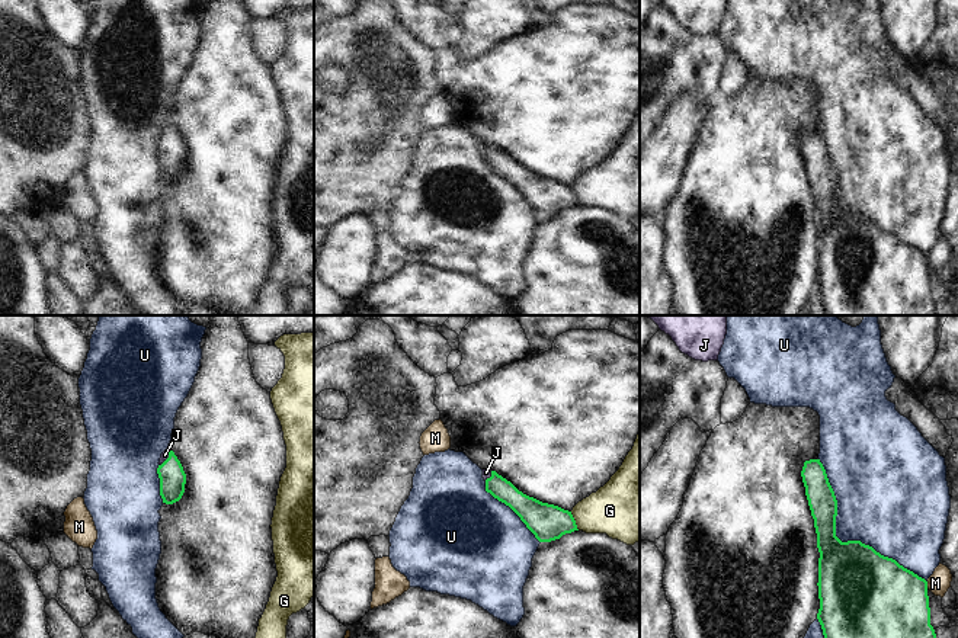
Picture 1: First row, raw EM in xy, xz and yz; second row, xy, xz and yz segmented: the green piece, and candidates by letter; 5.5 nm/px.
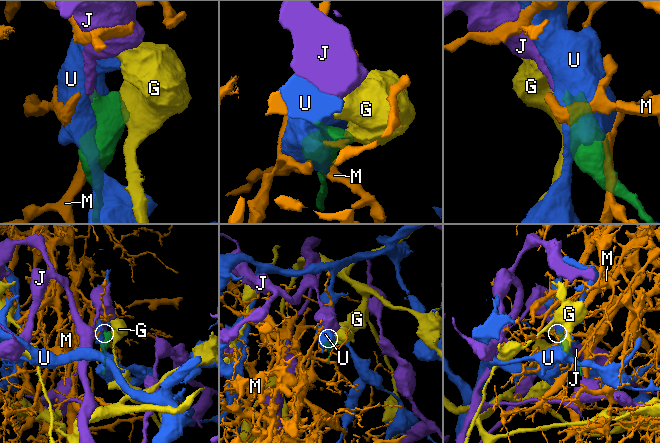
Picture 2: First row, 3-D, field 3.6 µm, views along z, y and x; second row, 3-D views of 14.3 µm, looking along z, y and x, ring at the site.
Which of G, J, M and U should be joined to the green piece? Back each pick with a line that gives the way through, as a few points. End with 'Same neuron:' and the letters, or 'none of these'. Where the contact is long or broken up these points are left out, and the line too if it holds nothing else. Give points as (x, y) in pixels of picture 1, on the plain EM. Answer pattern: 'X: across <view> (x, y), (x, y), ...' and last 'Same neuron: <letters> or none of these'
J: across xy (172, 151), (167, 132), (164, 130)
Same neuron: J

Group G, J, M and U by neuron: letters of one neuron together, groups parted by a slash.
G / J / M / U

